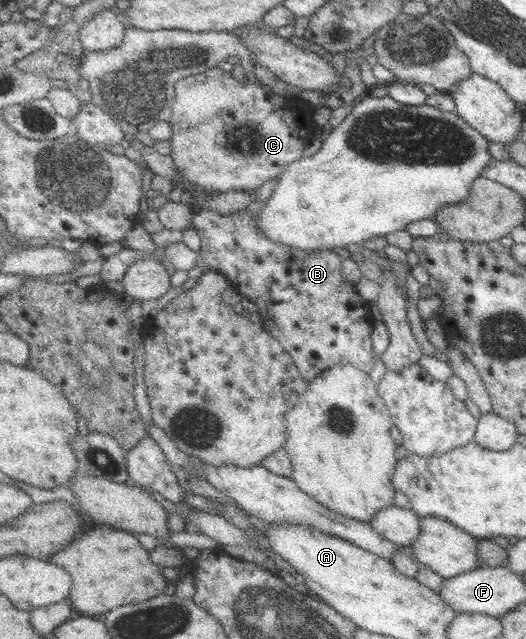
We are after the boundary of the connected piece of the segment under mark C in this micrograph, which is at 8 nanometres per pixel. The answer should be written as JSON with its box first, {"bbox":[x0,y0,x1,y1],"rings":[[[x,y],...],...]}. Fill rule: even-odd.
{"bbox":[170,68,317,193],"rings":[[[219,68],[185,77],[176,84],[174,112],[170,119],[174,129],[170,157],[193,189],[205,193],[254,191],[267,181],[279,178],[289,166],[303,159],[305,147],[317,136],[317,125],[313,121],[316,108],[293,96],[276,95],[273,90],[259,82],[241,82]]]}

